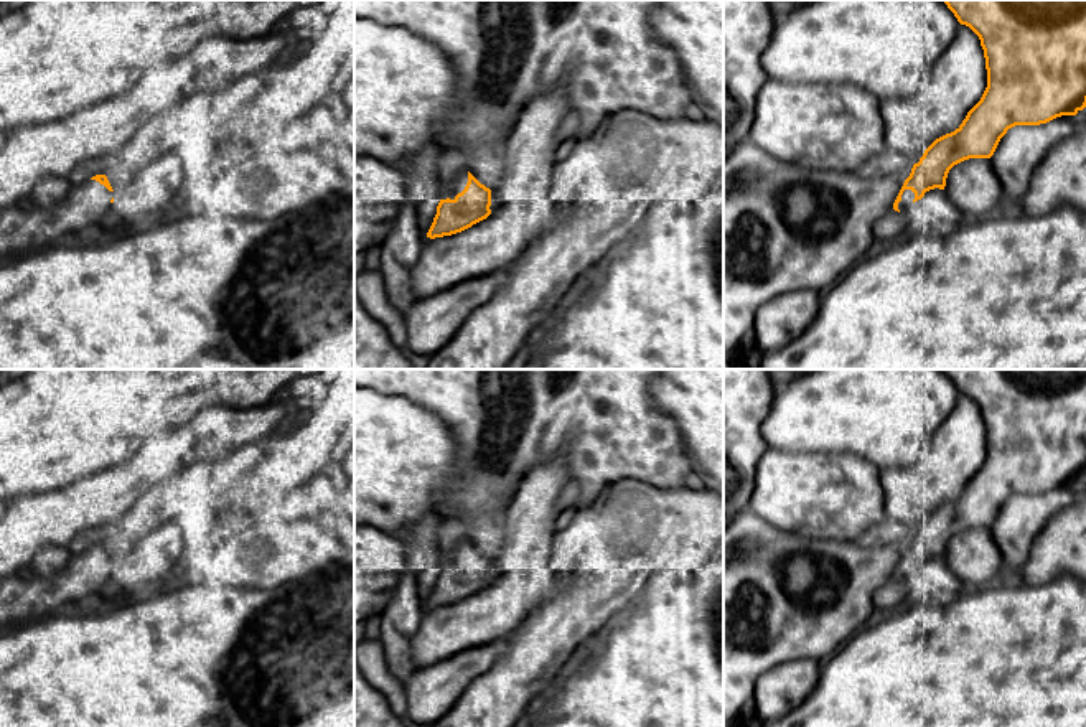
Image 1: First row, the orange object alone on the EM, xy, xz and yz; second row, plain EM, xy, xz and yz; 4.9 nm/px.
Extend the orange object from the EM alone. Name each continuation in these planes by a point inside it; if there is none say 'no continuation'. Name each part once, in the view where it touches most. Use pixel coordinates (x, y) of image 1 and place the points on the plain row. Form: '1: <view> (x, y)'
1: yz (907, 567)

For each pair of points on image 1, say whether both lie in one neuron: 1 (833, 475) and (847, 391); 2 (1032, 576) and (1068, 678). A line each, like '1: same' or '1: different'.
1: different
2: different

